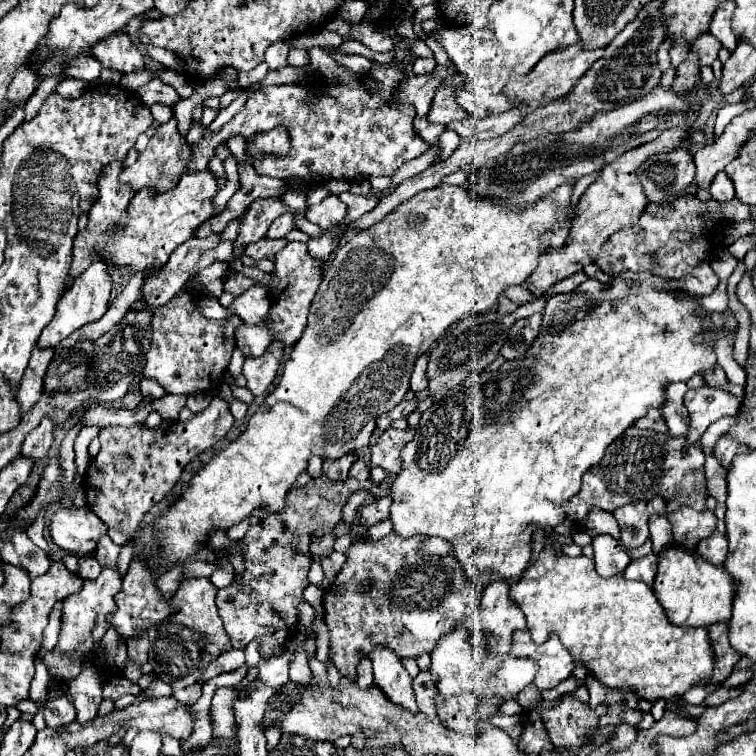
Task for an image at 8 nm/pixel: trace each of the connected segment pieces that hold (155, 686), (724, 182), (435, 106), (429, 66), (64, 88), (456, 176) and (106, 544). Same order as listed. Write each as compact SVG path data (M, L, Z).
M156 680L151 684L151 686L141 695L145 698L158 698L158 697L169 697L172 692L172 687L170 684L166 684L161 680Z
M726 172L716 174L716 178L710 186L710 192L712 192L712 198L718 202L728 202L734 198L734 186L732 186L732 180L728 178Z
M448 82L438 88L436 98L432 102L432 110L430 110L430 122L448 124L452 120L464 120L468 116L466 110L456 102L458 88L460 88L458 82Z
M418 58L418 60L414 60L412 72L414 74L430 74L434 68L436 68L436 62L432 58Z
M66 78L66 80L62 80L62 82L58 84L56 92L58 92L58 94L62 94L62 96L68 96L68 98L76 98L76 96L80 96L80 94L84 92L84 88L86 88L86 86L88 86L88 84L86 84L84 80Z
M461 169L443 178L441 184L462 186L466 184L467 175L468 175L467 170Z
M104 536L104 538L98 542L96 560L100 562L102 568L106 568L106 566L116 566L118 554L120 554L120 546L116 546L108 536Z

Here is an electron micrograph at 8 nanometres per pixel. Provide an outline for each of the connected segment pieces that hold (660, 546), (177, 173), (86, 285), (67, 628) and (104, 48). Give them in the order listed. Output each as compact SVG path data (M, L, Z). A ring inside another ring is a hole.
M652 516L650 520L650 540L652 540L652 552L660 554L664 548L672 544L672 526L666 516Z
M172 118L170 122L160 124L156 128L156 134L150 138L148 148L138 156L134 166L126 168L120 174L120 182L128 184L132 188L132 192L140 192L142 188L152 188L154 192L162 194L162 192L170 190L172 186L176 186L176 182L180 180L182 170L188 164L188 160L190 160L190 144L178 134L176 120Z
M94 262L90 264L80 278L76 278L74 286L64 294L64 298L60 298L58 306L56 306L56 314L54 318L46 324L46 328L42 330L40 338L38 338L38 348L54 348L58 346L64 338L68 338L72 332L76 332L78 328L90 324L90 322L98 322L110 304L110 274L108 274L108 264L106 262Z
M106 568L96 580L86 580L80 588L80 592L64 598L64 612L62 612L62 628L58 636L56 648L60 654L92 654L94 648L98 648L102 636L108 630L106 616L114 614L114 594L120 592L122 576L116 568Z
M116 34L112 38L106 38L106 44L104 42L96 44L92 54L104 68L118 70L114 66L120 64L122 70L118 70L118 72L122 72L122 74L134 72L134 70L146 70L144 56L142 56L138 44L128 34ZM108 64L114 64L114 66L108 66Z

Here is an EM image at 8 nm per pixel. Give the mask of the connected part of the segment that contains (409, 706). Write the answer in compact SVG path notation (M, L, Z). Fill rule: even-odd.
M376 648L370 654L370 660L374 668L374 684L380 686L380 690L384 690L390 702L396 702L398 706L404 706L404 710L416 714L418 706L414 700L412 680L398 656L388 648Z

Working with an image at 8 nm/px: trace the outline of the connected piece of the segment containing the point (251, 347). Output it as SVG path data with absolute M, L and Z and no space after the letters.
M304 242L286 244L286 248L276 254L274 272L272 272L274 280L268 284L270 312L256 326L250 326L250 324L238 326L236 328L236 346L242 348L246 356L262 356L274 340L280 340L286 348L294 346L306 326L308 308L316 294L316 286L320 286L322 272L324 272L322 262L308 254L308 248Z

